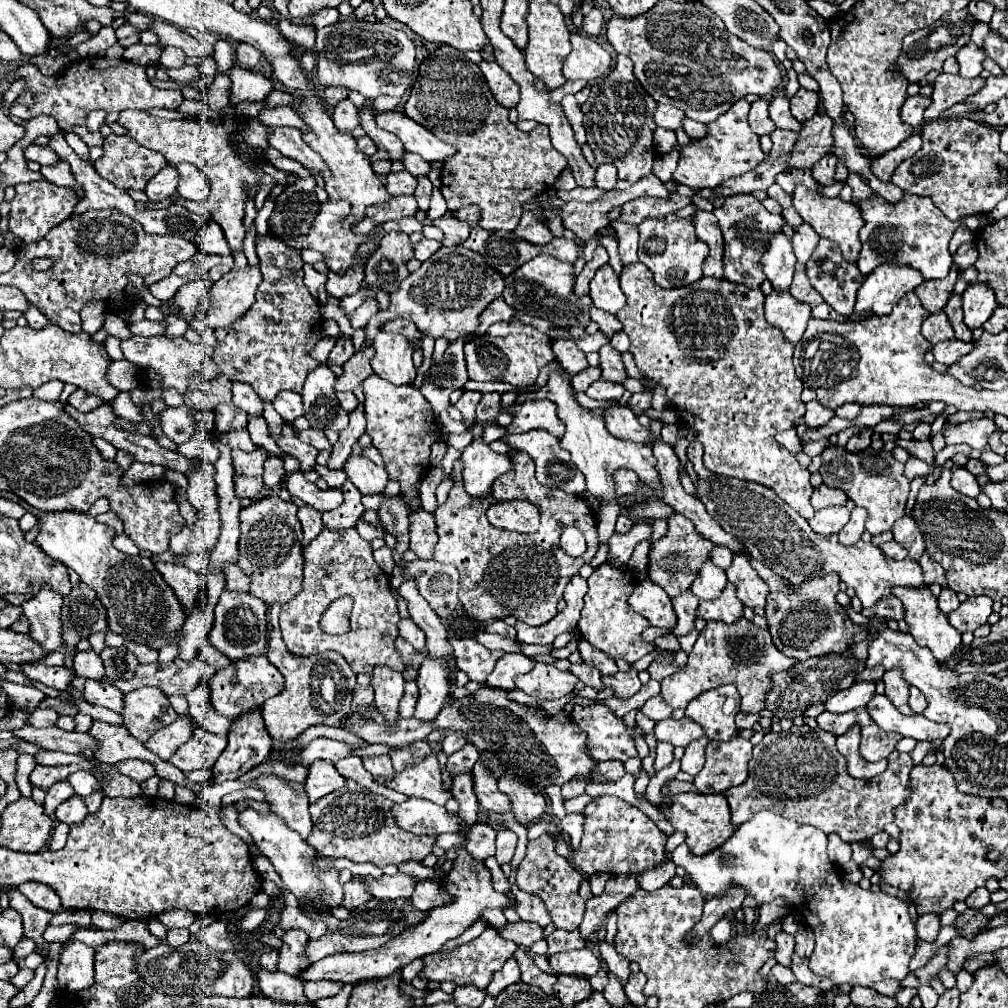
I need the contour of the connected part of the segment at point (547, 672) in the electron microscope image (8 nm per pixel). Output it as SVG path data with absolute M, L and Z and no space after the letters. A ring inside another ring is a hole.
M537 663L529 673L515 677L517 689L541 699L557 699L571 693L577 685L577 677L569 671L559 671L555 665Z

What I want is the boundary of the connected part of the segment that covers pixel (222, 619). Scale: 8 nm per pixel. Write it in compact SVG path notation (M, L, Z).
M225 589L219 597L219 603L215 605L215 621L209 633L209 641L213 643L213 647L223 651L231 661L261 655L265 649L265 633L265 603L251 593L235 593Z

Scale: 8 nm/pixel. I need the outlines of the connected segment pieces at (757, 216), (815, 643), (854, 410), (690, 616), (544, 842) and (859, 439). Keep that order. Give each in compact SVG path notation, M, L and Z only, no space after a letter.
M735 195L735 197L727 197L727 201L723 201L723 207L713 211L715 217L719 219L719 227L723 231L723 239L725 239L725 277L727 281L733 283L743 283L749 289L759 289L759 285L765 281L765 273L759 265L759 259L763 255L763 249L767 247L767 241L773 233L779 233L785 219L781 215L773 215L769 213L761 201L757 201L753 195Z
M751 559L751 565L757 575L769 585L765 617L775 647L787 657L803 661L827 653L843 653L843 649L847 649L851 643L859 643L867 637L865 629L849 621L847 611L835 599L835 595L839 593L839 577L825 575L819 579L807 579L801 585L791 585L787 579L775 575L761 561Z
M845 403L835 410L835 414L847 420L853 420L859 414L861 405L858 403Z
M687 589L687 593L679 593L679 597L673 597L673 609L677 613L677 627L673 629L675 635L685 635L689 631L693 631L693 621L695 621L695 611L699 605L699 599L691 593L691 589Z
M541 835L539 839L527 843L527 855L521 861L515 877L517 887L521 891L533 893L543 899L551 915L551 923L555 925L555 929L563 929L563 931L575 931L583 921L585 901L577 893L581 879L583 879L581 873L567 859L555 853L555 841L549 835Z
M863 429L859 433L855 433L849 441L847 441L847 449L849 451L861 451L861 449L867 449L871 445L871 435L873 435L873 429Z

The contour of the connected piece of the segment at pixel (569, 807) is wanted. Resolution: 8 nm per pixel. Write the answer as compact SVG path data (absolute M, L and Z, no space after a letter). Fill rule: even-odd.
M582 794L573 799L565 800L564 807L569 813L581 812L587 804L589 804L593 800L593 797L587 794Z

